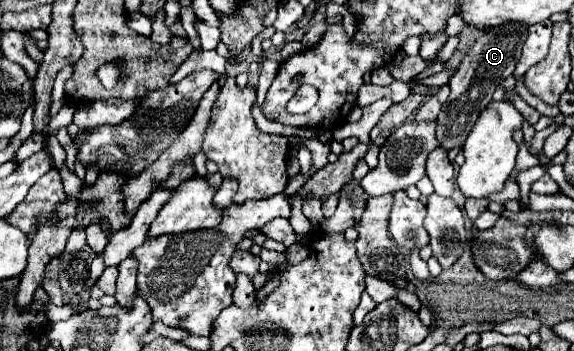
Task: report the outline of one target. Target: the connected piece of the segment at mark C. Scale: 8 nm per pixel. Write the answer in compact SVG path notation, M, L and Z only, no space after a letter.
M505 23L505 25L489 29L483 37L479 37L475 41L473 49L463 59L459 71L449 81L451 95L443 103L441 113L437 117L437 141L441 143L439 145L441 149L451 151L451 149L461 147L465 143L465 139L467 139L471 127L475 125L479 113L491 101L495 87L499 83L503 83L515 71L525 35L527 35L527 25L525 23Z

